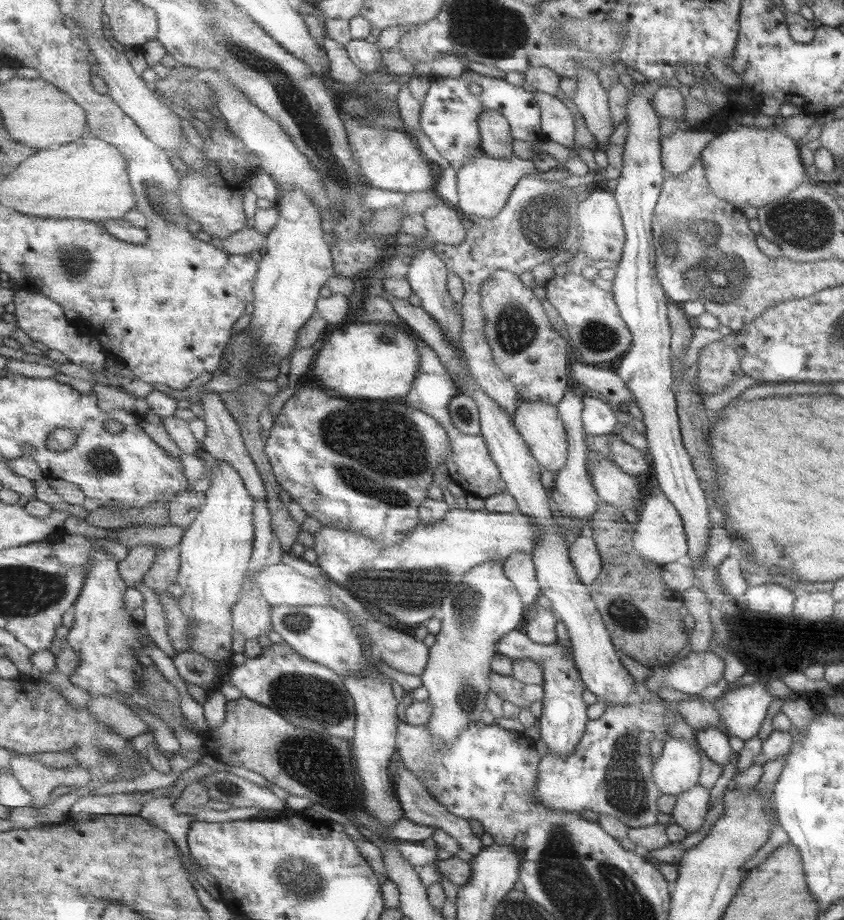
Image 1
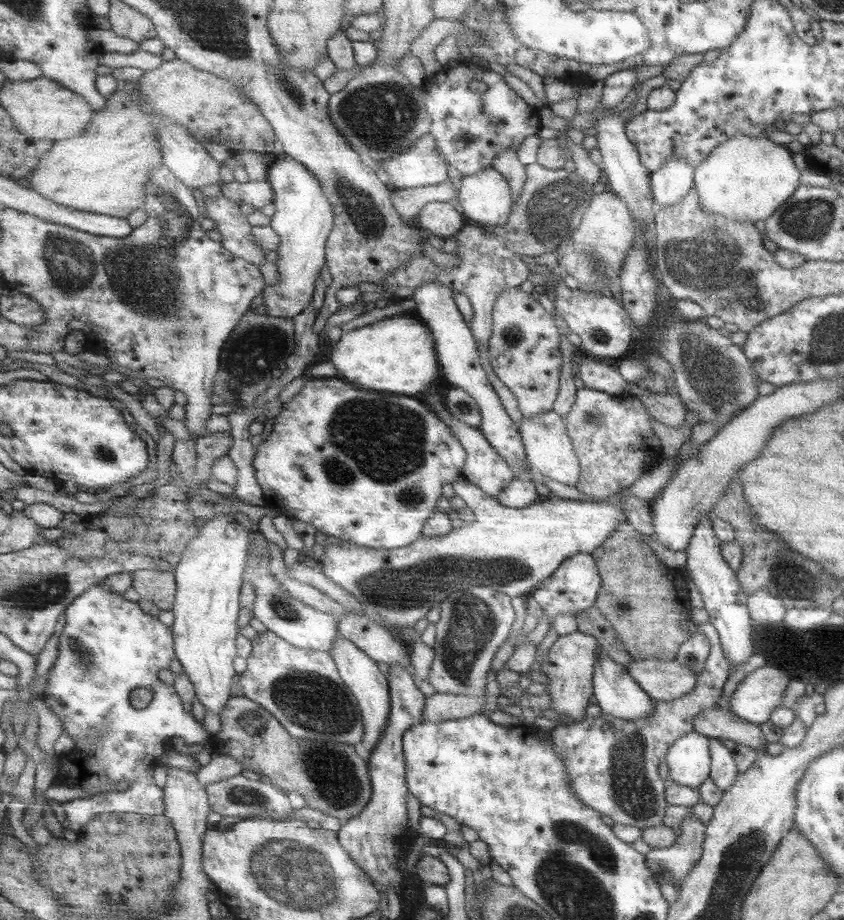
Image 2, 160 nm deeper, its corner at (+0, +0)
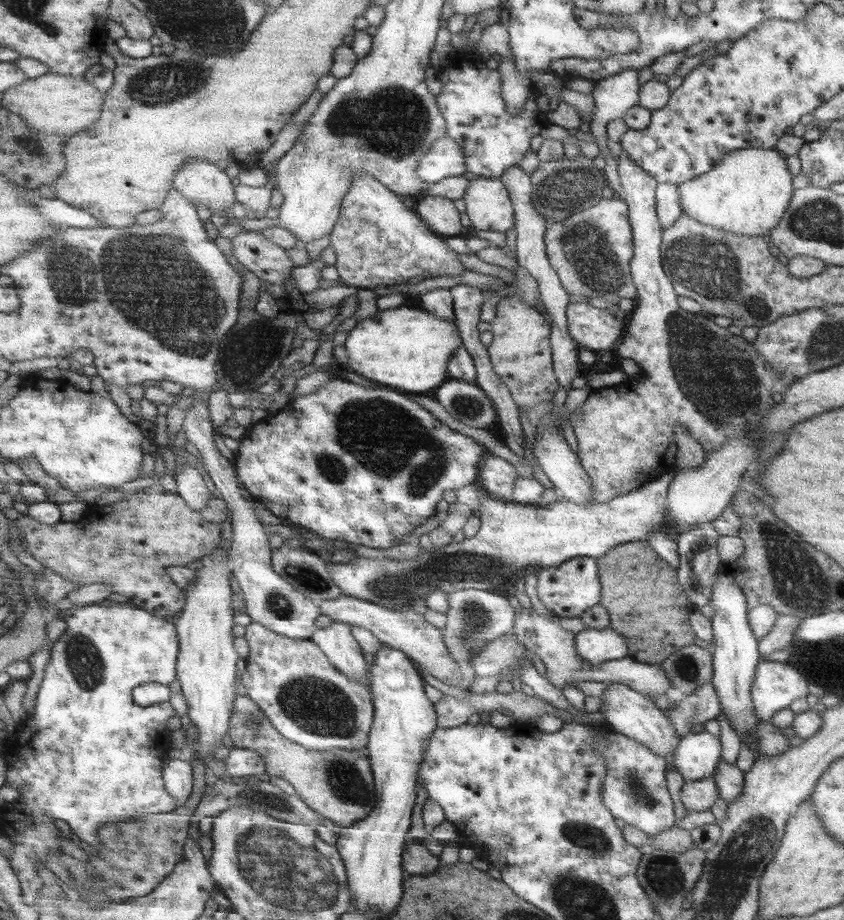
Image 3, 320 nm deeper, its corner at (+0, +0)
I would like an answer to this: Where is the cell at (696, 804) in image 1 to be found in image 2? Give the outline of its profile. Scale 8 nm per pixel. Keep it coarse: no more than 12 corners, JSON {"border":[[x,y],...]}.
{"border":[[688,818],[671,846],[650,848],[652,879],[677,887],[701,856],[705,829]]}

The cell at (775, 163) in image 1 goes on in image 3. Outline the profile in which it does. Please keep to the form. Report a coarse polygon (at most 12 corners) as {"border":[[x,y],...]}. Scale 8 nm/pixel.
{"border":[[740,148],[677,185],[684,214],[739,237],[793,190],[774,148]]}

